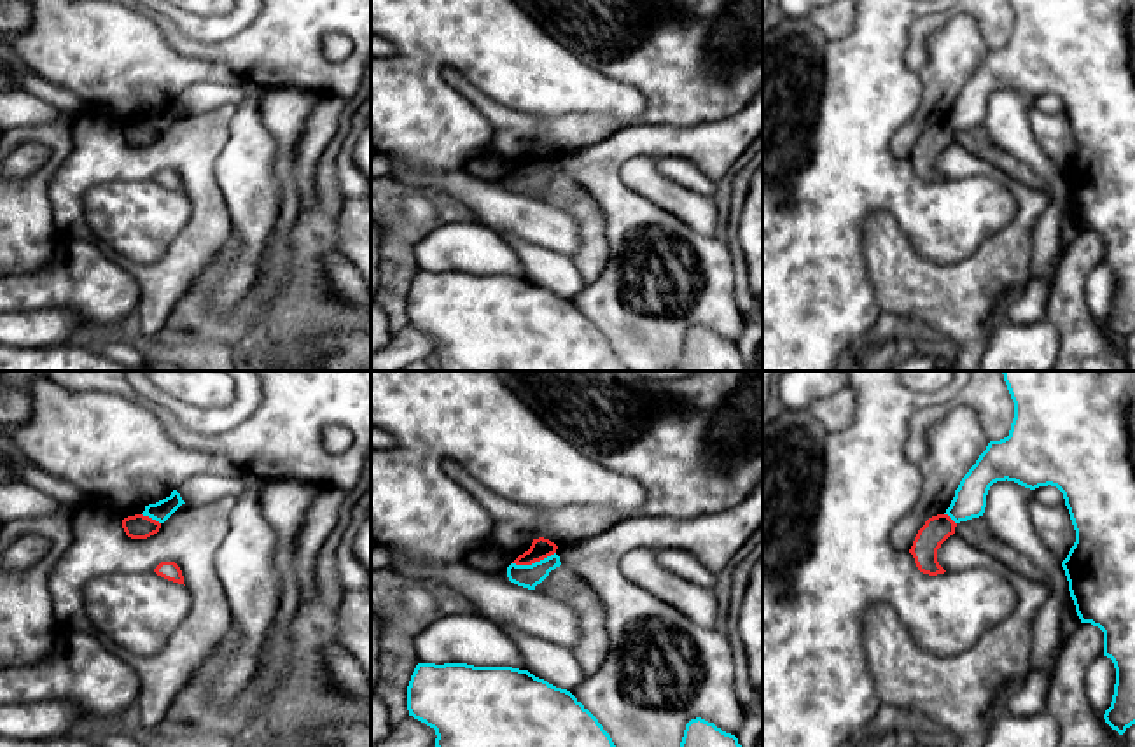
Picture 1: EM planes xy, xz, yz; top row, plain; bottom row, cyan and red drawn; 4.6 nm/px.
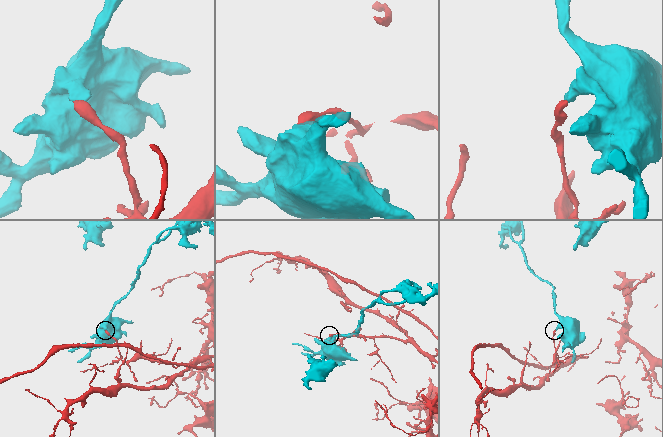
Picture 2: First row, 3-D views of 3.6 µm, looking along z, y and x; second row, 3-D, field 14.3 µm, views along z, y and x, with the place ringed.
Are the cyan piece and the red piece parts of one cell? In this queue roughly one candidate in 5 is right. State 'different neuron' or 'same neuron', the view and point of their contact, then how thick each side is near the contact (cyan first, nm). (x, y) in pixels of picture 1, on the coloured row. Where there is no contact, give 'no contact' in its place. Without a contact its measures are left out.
different neuron; meets cyan in xz at (536, 562); 110 nm thick on the cyan side, 100 nm on the other

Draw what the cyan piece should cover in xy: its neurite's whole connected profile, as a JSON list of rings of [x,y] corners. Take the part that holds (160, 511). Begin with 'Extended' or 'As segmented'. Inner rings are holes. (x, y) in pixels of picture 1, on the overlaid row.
As segmented. [[[177,490],[170,497],[145,506],[143,516],[149,516],[159,523],[164,523],[182,504],[185,504]]]

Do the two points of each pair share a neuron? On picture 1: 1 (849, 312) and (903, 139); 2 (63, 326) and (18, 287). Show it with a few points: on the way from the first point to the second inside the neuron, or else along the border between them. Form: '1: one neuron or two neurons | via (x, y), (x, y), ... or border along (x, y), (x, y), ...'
1: two neurons | border along (912, 118), (891, 139), (891, 151), (899, 160)
2: two neurons | border along (18, 312), (70, 310), (83, 324)

